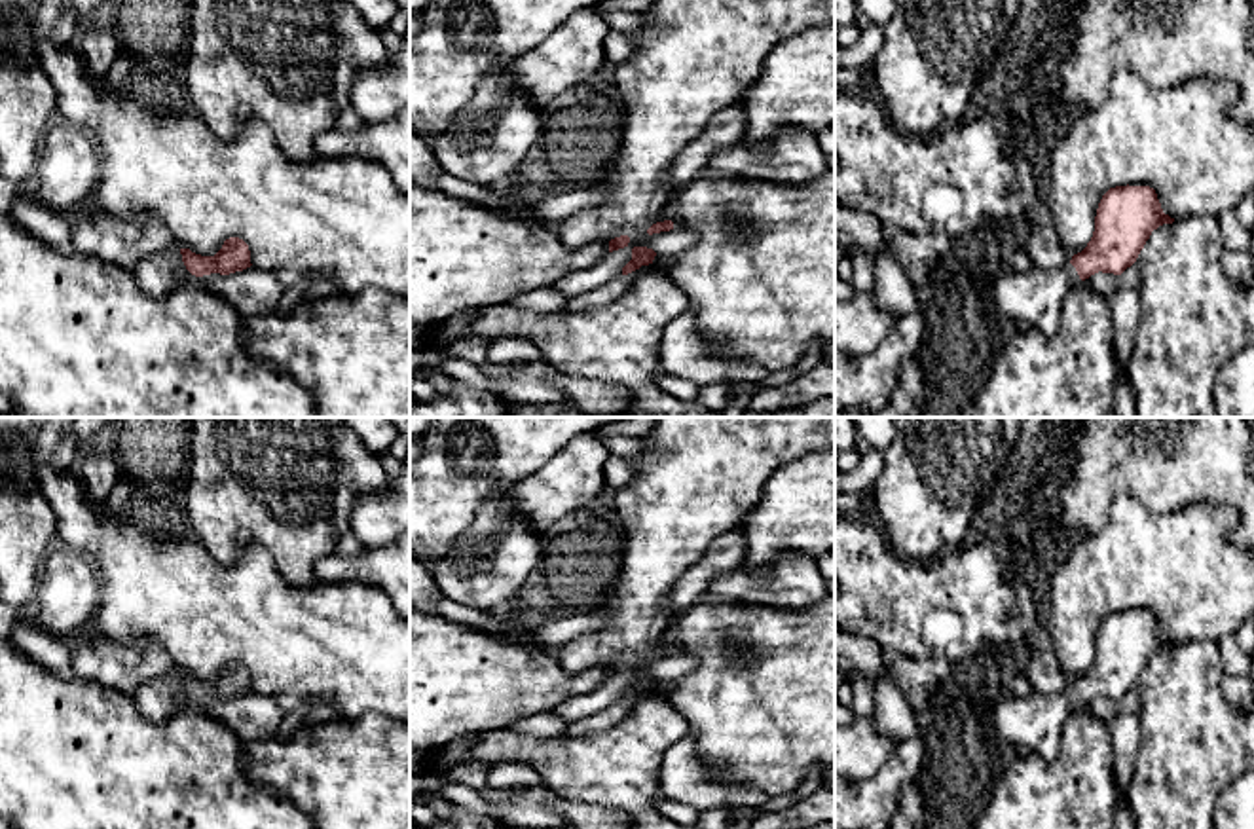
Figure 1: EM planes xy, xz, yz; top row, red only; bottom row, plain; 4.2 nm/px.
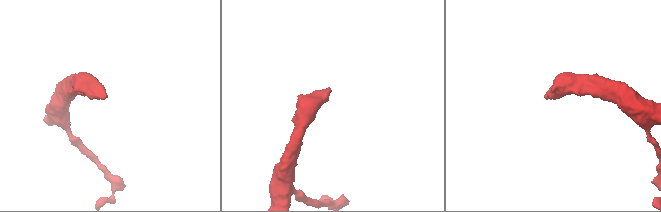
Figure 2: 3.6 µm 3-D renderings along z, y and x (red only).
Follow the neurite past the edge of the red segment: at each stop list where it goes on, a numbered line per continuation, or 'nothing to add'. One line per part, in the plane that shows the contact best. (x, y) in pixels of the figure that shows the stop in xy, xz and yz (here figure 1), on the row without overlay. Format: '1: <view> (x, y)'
1: xy (158, 699)

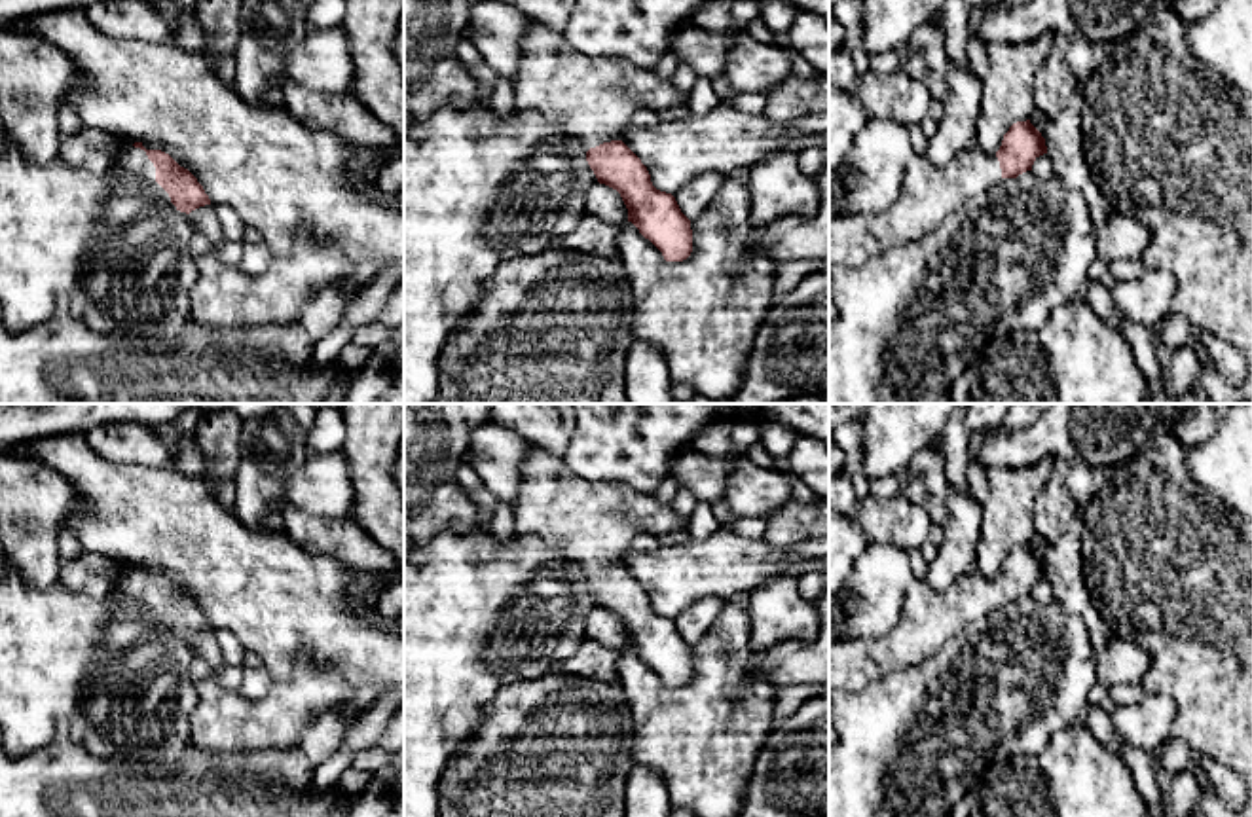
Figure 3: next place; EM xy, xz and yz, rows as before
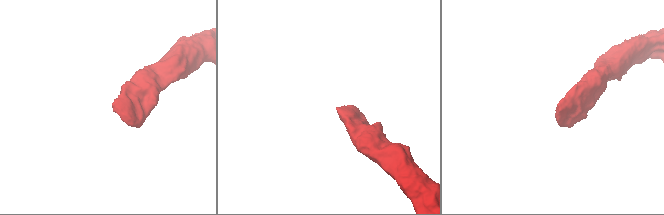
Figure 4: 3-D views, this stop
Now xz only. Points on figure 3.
1: xz (592, 524)

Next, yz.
1: yz (930, 620)

